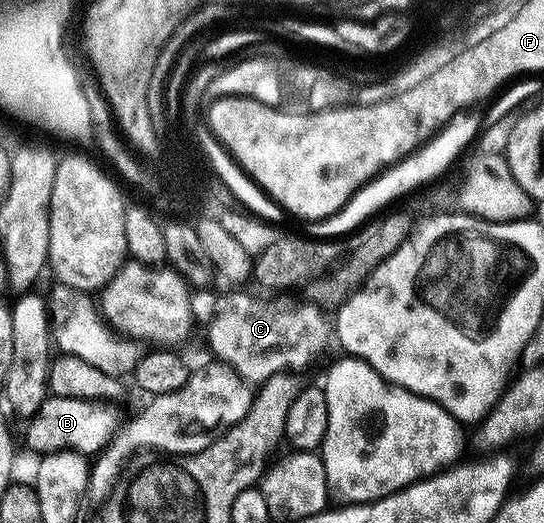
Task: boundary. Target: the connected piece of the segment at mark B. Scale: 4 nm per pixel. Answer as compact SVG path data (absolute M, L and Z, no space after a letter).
M49 396L41 404L37 413L30 415L27 426L27 446L31 450L36 450L36 455L56 454L58 450L76 450L78 454L95 456L100 451L106 449L114 437L121 419L114 414L112 407L107 404L97 403L85 398L57 398Z

